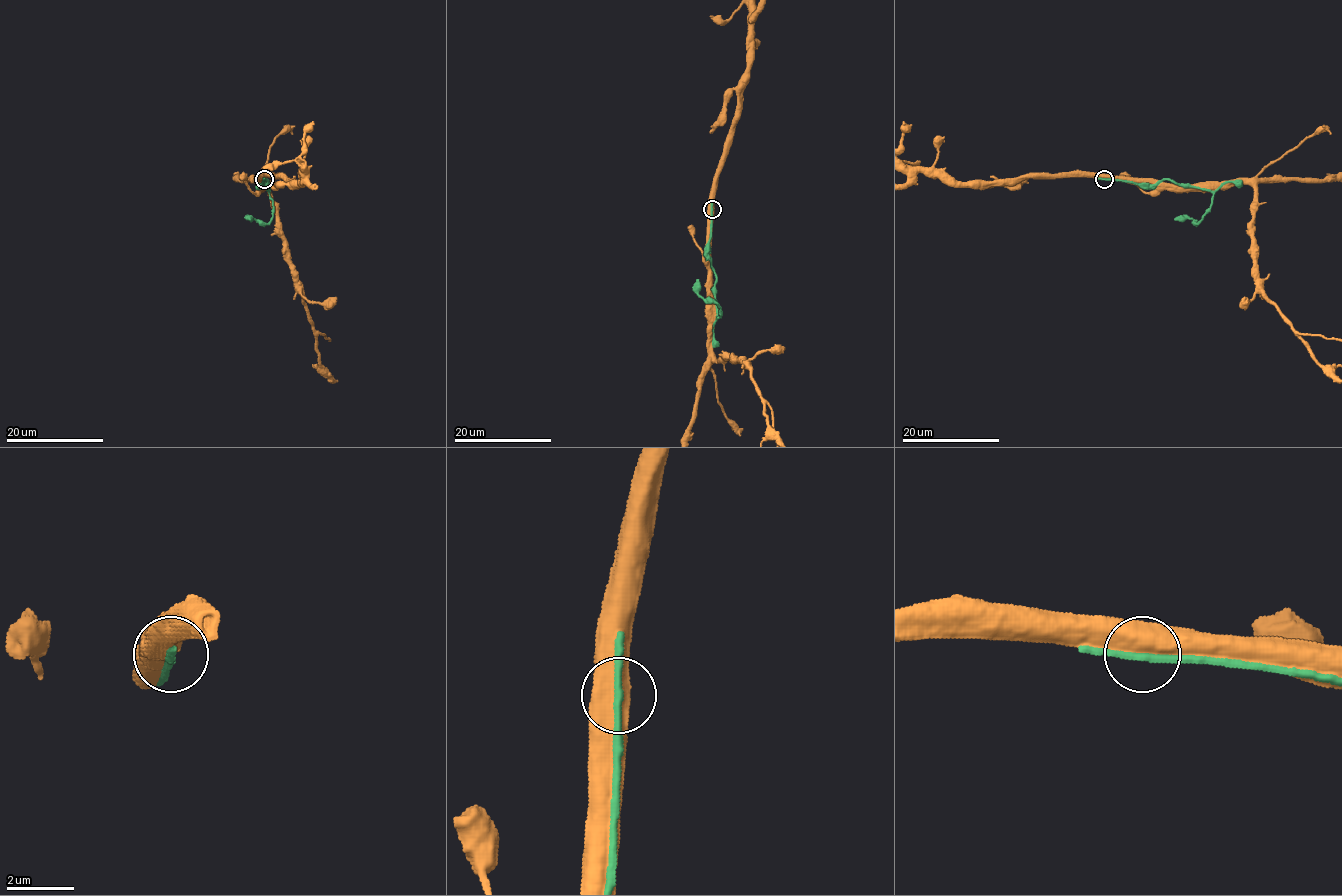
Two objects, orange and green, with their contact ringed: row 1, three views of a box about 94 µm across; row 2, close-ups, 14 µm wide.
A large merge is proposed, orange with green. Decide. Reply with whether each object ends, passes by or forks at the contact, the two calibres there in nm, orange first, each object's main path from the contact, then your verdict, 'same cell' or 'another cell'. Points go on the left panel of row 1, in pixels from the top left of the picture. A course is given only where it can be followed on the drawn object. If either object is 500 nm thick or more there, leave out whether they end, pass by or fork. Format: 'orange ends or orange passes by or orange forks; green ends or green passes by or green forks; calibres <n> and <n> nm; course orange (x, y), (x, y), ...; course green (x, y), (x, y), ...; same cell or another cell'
calibres 550 and 200 nm; course green (263, 178), (260, 184), (266, 179), (268, 182), (273, 217), (267, 223), (249, 220); another cell

